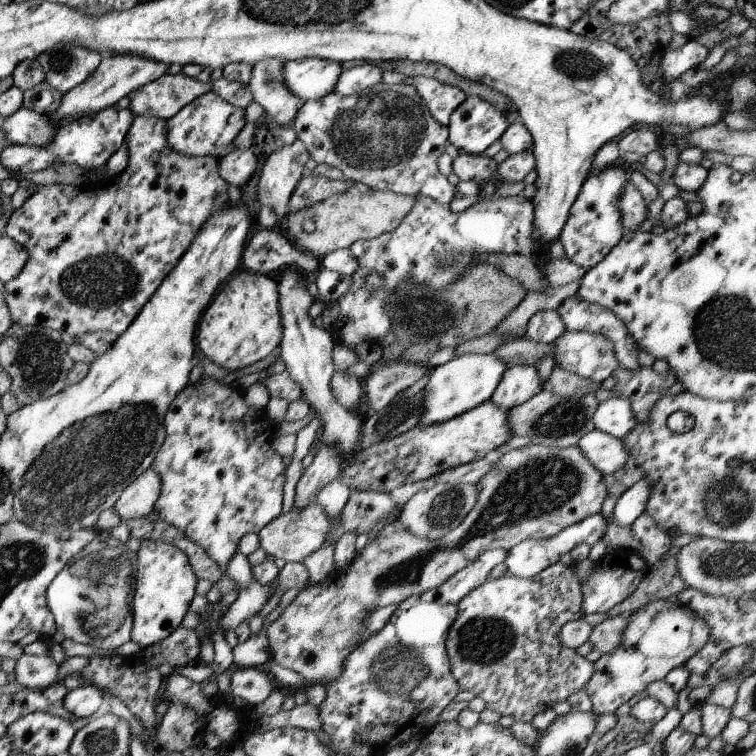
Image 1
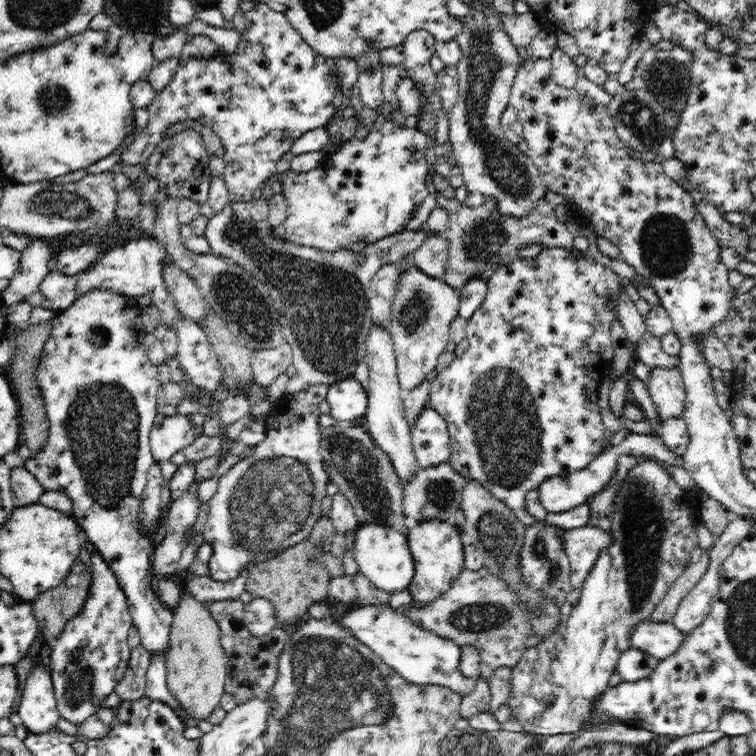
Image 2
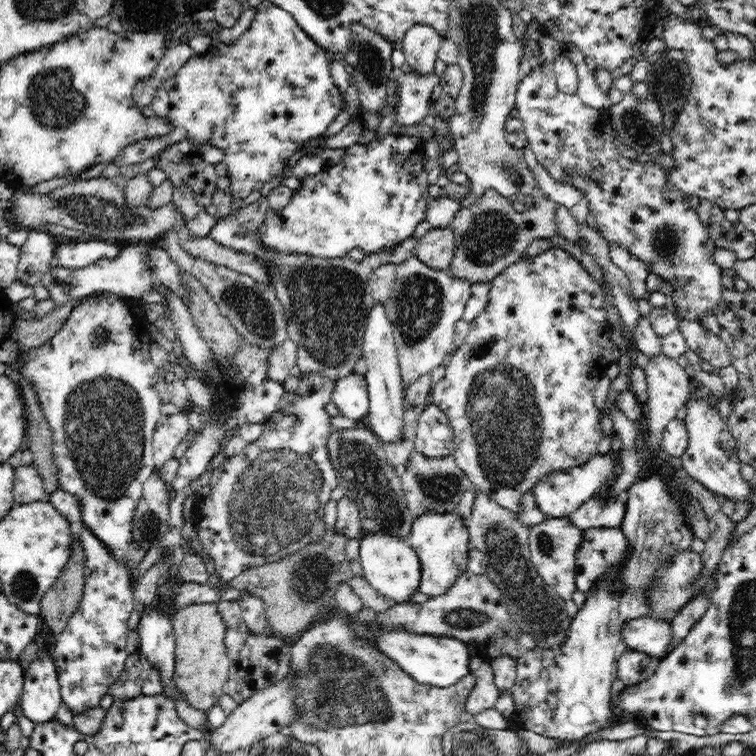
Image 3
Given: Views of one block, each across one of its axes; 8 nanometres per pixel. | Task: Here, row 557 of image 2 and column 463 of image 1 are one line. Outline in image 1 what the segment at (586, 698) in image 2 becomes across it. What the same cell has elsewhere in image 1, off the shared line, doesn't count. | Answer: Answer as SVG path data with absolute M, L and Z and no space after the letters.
M558 561L529 579L508 574L486 579L461 598L444 643L450 674L458 691L471 692L485 703L485 709L501 717L511 716L513 721L531 723L536 714L553 709L557 702L563 702L572 693L584 689L593 673L593 663L579 656L574 649L562 646L558 638L563 624L583 616L581 590L574 567L563 566Z

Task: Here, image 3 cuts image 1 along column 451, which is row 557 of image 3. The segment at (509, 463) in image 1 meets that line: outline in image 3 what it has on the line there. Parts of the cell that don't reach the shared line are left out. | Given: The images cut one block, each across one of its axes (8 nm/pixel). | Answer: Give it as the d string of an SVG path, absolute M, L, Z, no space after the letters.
M562 517L547 518L540 524L529 526L529 532L532 569L548 587L552 587L556 591L562 600L570 600L572 593L576 591L576 552L578 552L578 544L582 540L582 531L574 527L567 517Z

